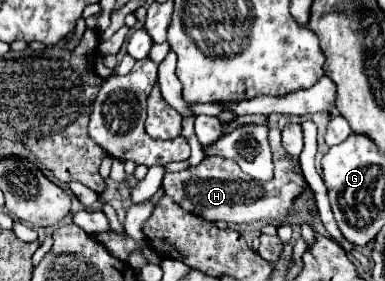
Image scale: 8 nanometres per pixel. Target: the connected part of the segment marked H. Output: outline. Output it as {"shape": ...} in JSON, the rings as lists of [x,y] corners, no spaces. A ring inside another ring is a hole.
{"shape":[[[270,129],[268,133],[272,161],[274,161],[274,177],[272,181],[256,181],[250,175],[242,173],[242,169],[224,157],[204,157],[204,161],[194,169],[184,169],[178,173],[168,173],[162,181],[162,191],[172,197],[184,211],[196,213],[198,217],[216,223],[226,221],[228,225],[252,223],[252,221],[274,221],[286,215],[294,197],[298,197],[304,189],[308,189],[306,179],[292,169],[292,161],[288,153],[284,153],[280,145],[280,129]]]}

